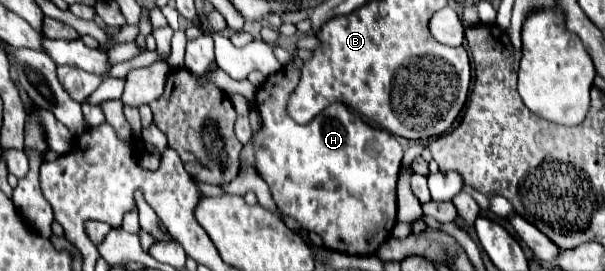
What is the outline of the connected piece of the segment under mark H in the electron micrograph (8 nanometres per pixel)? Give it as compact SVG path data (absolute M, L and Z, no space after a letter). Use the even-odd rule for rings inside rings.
M287 63L283 71L275 73L257 91L257 107L263 119L263 127L255 137L257 173L271 189L277 207L295 217L305 231L313 231L323 239L323 245L331 251L347 255L373 255L377 247L391 235L397 215L397 175L403 157L403 149L397 139L383 129L367 125L359 115L345 105L333 103L311 123L299 125L287 115L287 97L299 83L299 71L293 63Z

